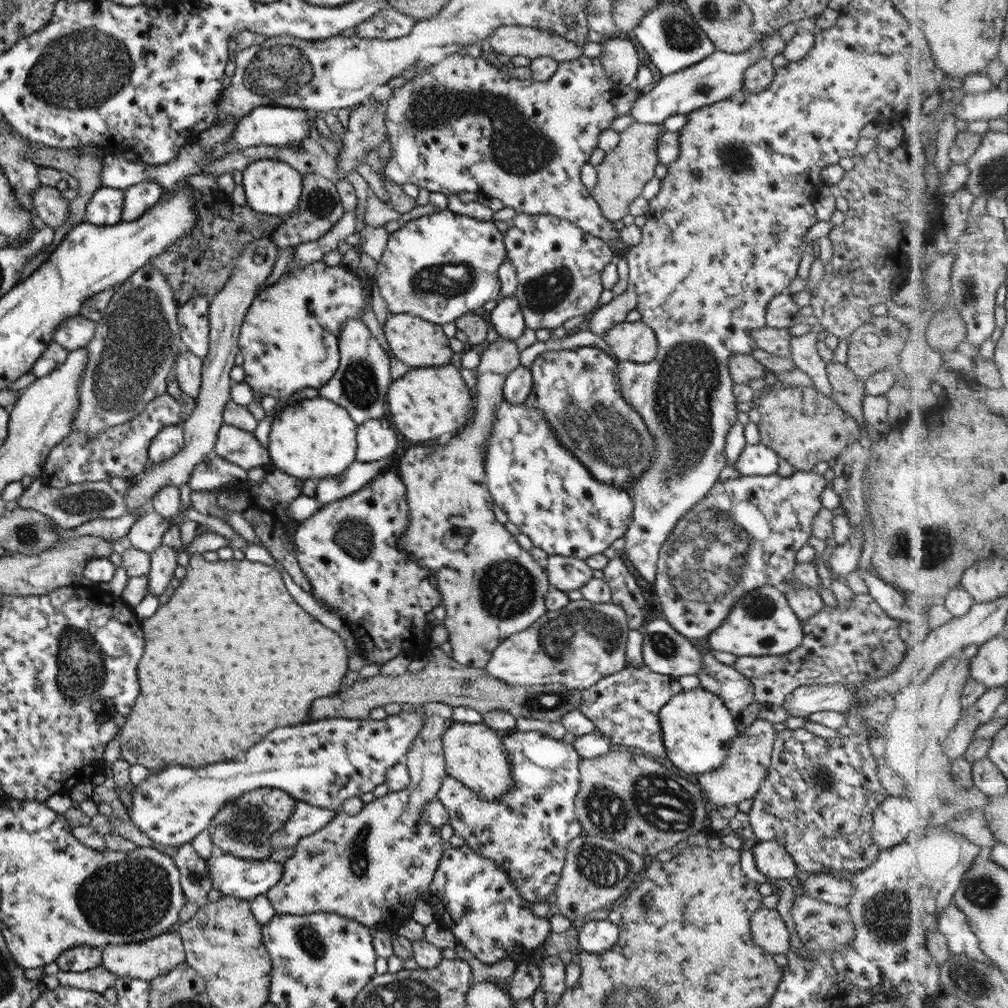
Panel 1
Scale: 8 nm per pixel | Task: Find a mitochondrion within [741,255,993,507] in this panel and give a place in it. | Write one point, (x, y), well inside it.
(968, 286)

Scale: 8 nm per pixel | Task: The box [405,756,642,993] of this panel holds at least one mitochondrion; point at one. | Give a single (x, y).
(603, 866)

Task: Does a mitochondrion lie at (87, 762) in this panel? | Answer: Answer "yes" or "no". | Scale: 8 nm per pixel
no

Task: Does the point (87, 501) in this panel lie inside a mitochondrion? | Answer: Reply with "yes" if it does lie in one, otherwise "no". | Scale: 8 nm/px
yes

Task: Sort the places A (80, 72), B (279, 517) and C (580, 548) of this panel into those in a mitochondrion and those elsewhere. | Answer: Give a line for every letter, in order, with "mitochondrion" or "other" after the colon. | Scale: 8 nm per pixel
A: mitochondrion
B: other
C: other

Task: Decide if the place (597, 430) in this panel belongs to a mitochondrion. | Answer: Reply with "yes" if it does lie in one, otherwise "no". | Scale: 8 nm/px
yes

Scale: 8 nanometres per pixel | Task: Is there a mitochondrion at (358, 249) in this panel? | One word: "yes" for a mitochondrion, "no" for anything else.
no

